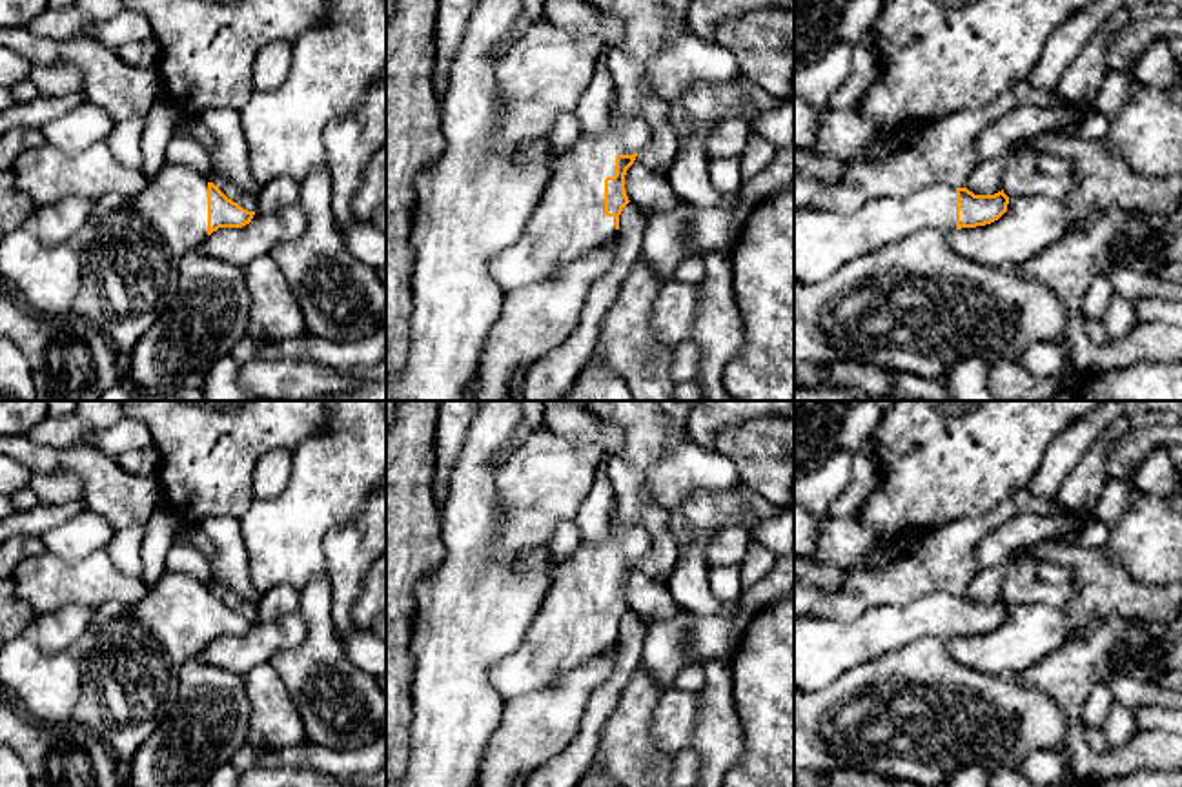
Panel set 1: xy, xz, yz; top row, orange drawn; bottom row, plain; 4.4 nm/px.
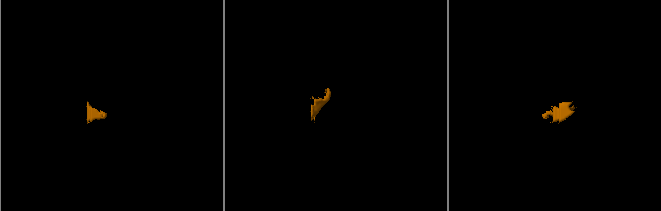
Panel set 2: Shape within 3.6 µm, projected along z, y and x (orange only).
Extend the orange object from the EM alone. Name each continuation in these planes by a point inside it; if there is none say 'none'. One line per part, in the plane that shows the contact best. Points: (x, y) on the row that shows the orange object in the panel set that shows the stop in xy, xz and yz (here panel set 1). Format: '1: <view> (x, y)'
1: xz (569, 221)

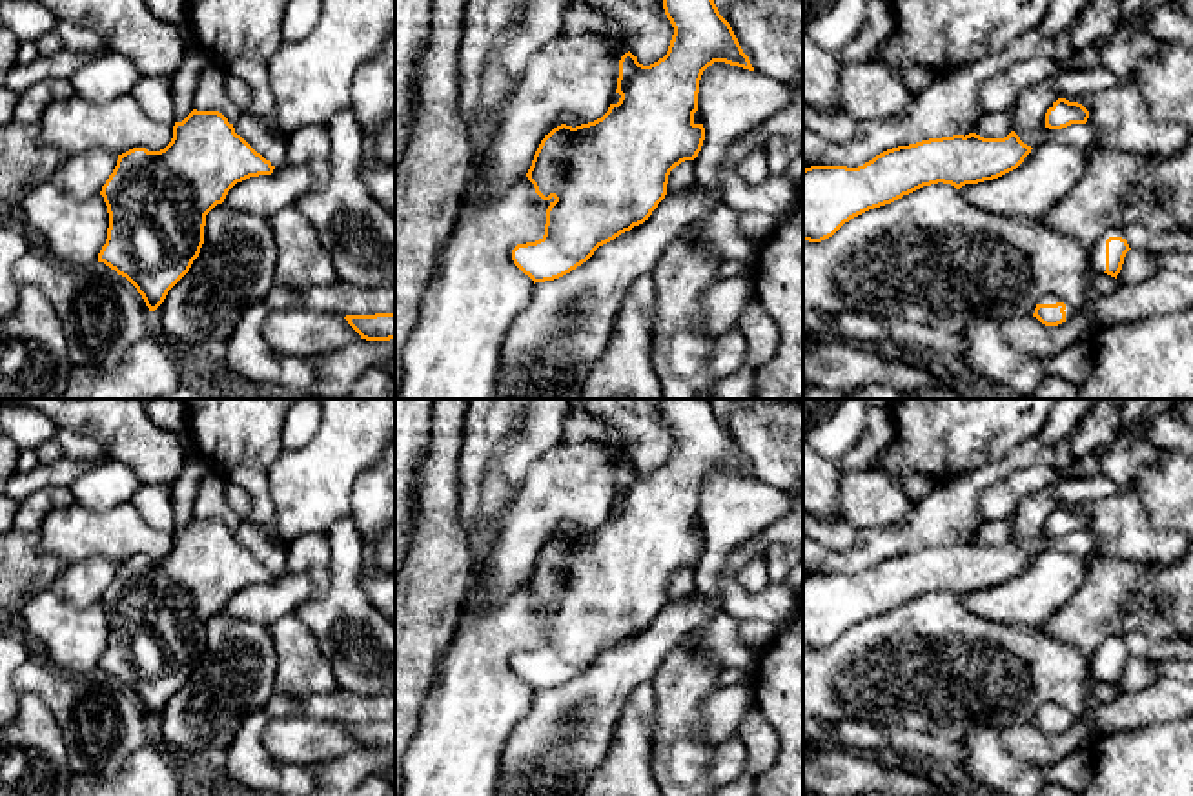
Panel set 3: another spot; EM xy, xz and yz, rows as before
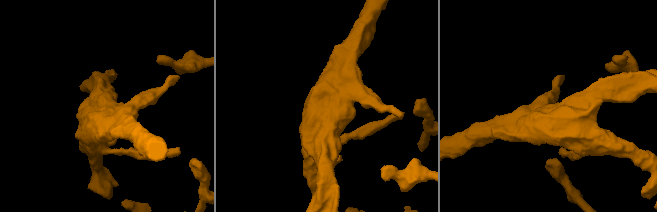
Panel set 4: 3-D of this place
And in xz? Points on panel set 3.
none

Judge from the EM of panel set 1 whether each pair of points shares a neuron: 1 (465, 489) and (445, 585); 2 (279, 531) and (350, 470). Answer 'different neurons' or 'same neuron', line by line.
1: same neuron
2: same neuron

